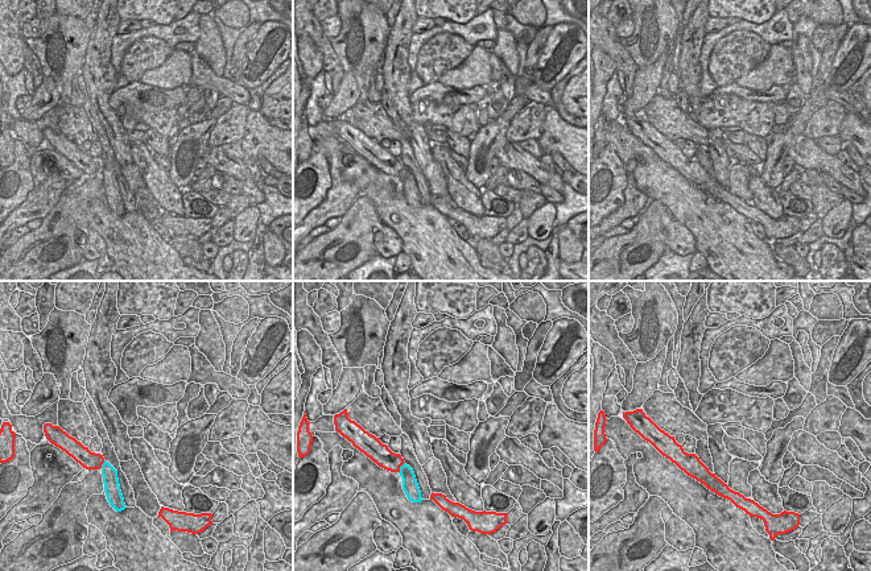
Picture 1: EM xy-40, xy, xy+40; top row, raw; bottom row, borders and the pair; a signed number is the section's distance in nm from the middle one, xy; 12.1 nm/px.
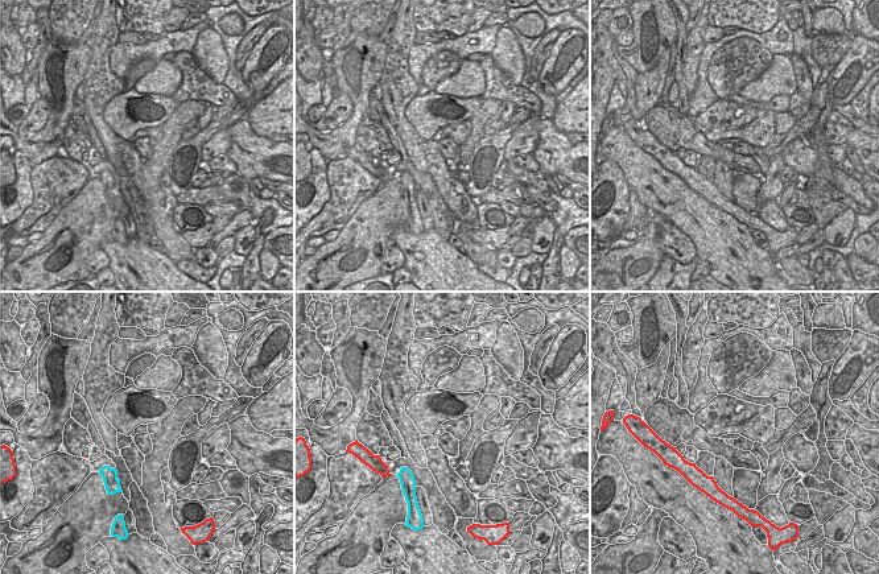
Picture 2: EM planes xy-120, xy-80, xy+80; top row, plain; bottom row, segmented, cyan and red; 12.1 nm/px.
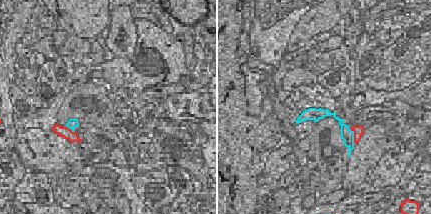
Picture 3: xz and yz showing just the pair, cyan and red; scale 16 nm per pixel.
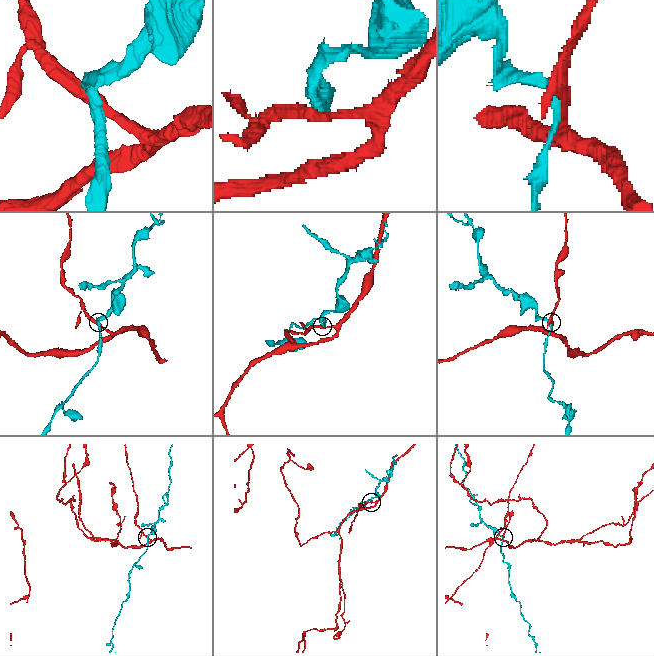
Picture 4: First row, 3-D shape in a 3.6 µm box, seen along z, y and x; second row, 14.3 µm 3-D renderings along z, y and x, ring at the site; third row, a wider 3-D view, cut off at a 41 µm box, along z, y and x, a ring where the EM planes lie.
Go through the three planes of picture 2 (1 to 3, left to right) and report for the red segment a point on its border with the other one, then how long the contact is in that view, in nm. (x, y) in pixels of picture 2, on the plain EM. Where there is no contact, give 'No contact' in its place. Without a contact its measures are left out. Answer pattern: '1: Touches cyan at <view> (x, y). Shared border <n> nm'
1: No contact
2: No contact
3: No contact

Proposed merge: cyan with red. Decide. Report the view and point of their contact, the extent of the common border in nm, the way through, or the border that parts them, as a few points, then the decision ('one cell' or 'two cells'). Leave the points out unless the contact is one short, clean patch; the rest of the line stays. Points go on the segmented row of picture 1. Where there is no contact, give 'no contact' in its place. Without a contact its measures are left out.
meets cyan in xy at (400, 467); contact 160 nm long; border along xy (404, 462), (399, 472); two cells

